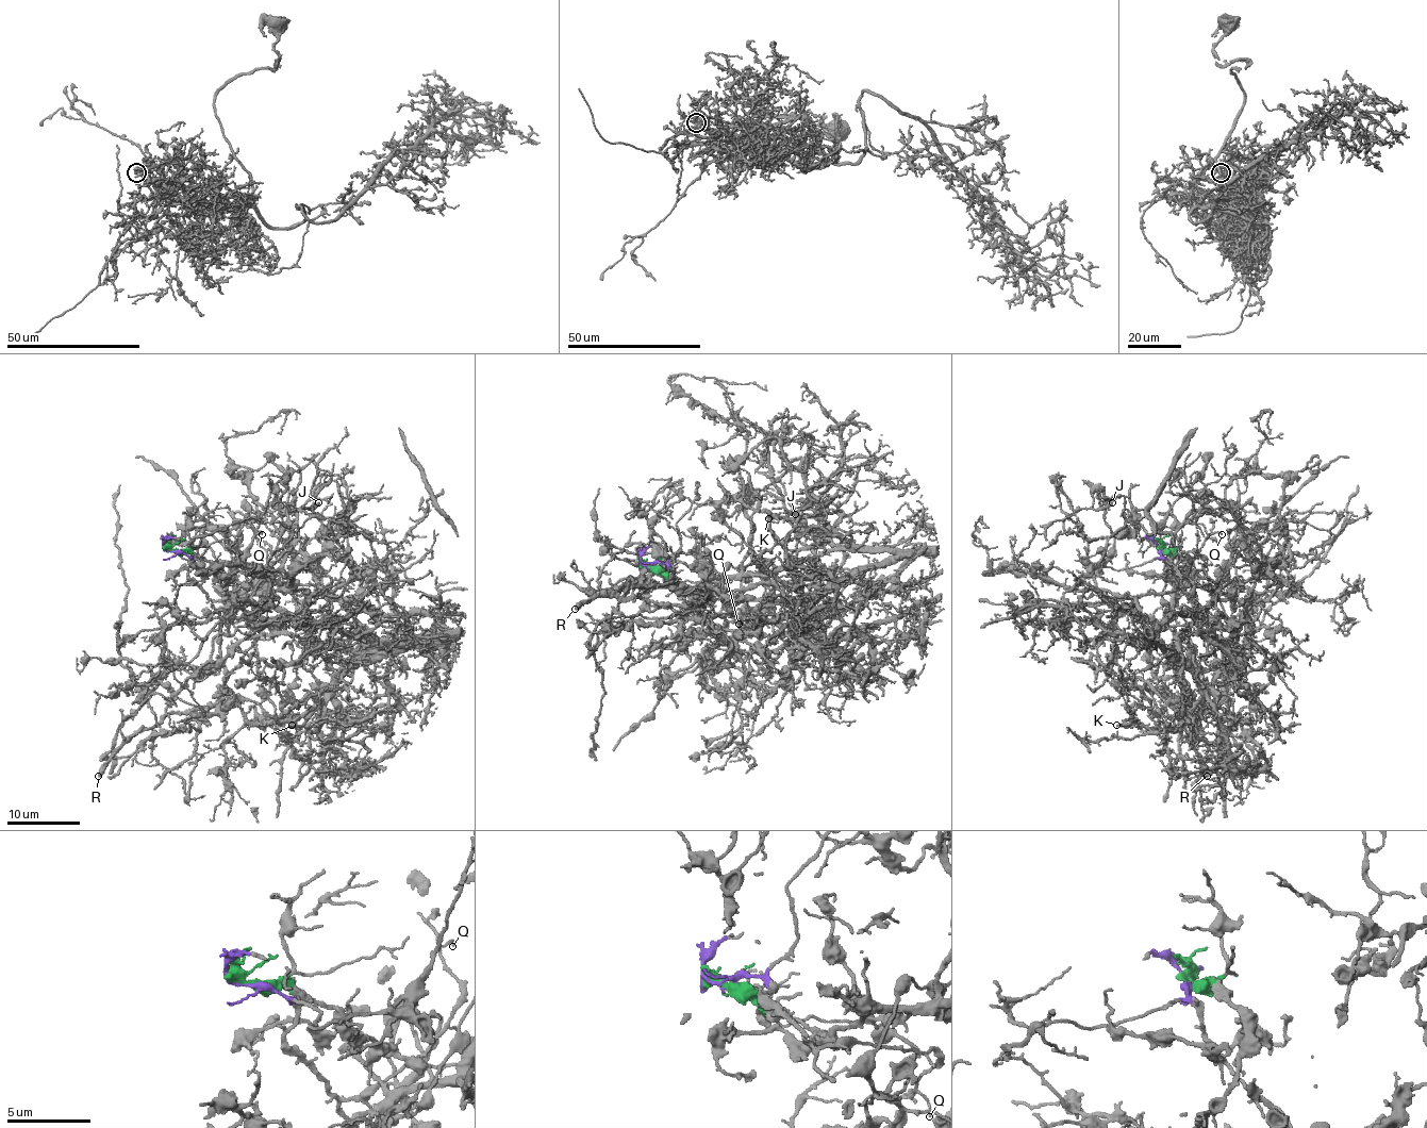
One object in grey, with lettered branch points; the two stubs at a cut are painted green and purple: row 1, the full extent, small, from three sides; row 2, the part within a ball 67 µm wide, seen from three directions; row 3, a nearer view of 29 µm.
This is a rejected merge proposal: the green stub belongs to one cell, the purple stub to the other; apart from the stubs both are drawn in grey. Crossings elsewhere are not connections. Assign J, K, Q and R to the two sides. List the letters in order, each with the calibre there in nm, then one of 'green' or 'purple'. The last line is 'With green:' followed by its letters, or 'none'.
J: 360 nm | green
K: 320 nm | green
Q: 110 nm | purple
R: 440 nm | purple
With green: J, K

